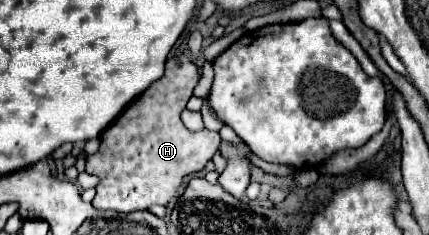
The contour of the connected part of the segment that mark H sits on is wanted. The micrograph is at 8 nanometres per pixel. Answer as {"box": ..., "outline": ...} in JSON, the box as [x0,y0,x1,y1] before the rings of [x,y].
{"box":[85,56,219,212],"outline":[[[173,56],[165,64],[165,74],[153,82],[125,112],[101,134],[99,152],[87,156],[85,172],[101,178],[93,206],[97,210],[133,212],[151,204],[167,206],[181,186],[183,176],[201,172],[219,148],[219,132],[191,132],[181,122],[181,112],[193,96],[199,68],[187,56]]]}

